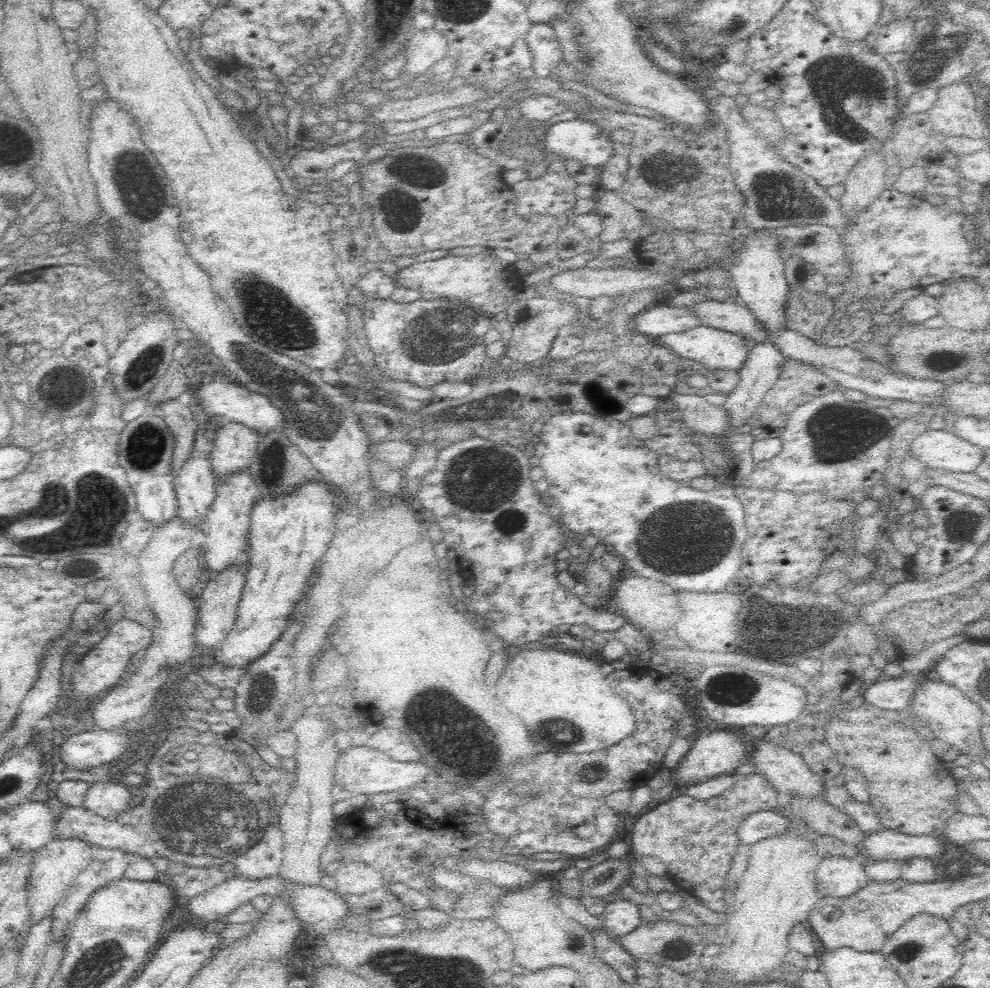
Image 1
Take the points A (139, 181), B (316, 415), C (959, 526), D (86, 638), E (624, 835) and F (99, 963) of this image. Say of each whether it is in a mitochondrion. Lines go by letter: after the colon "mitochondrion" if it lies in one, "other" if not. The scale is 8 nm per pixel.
A: mitochondrion
B: mitochondrion
C: mitochondrion
D: other
E: other
F: mitochondrion

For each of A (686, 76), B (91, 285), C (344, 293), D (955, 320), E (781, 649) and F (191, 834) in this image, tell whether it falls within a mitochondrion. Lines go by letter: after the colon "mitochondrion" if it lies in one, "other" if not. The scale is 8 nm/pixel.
A: other
B: other
C: other
D: other
E: mitochondrion
F: mitochondrion

